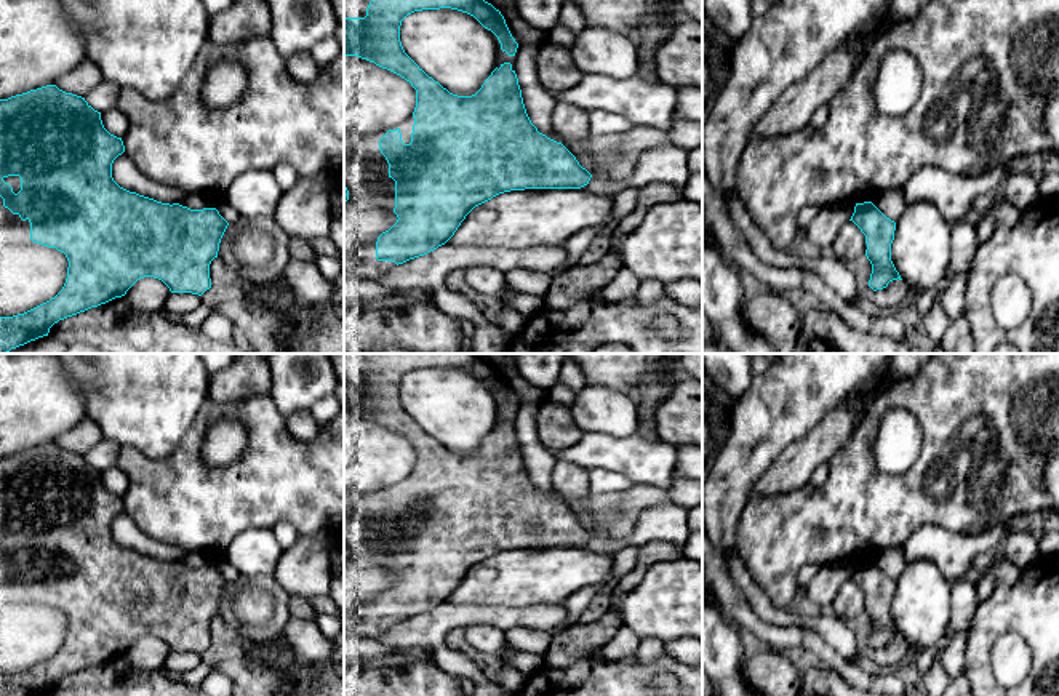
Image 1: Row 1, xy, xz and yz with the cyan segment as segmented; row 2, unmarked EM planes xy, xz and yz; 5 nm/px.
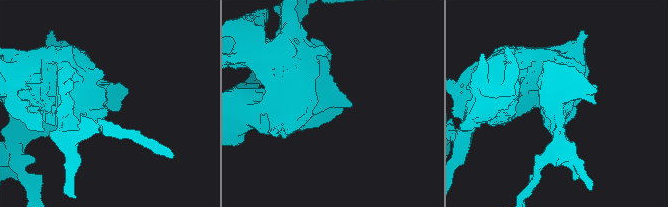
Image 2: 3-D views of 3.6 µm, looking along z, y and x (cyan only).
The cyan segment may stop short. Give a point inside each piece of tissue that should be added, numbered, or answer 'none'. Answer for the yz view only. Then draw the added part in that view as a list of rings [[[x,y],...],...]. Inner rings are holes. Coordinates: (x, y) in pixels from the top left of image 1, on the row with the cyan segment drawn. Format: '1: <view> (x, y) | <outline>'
none

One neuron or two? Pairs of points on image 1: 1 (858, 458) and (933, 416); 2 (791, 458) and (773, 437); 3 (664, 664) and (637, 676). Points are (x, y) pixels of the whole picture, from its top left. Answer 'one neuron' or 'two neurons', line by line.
1: one neuron
2: two neurons
3: one neuron

